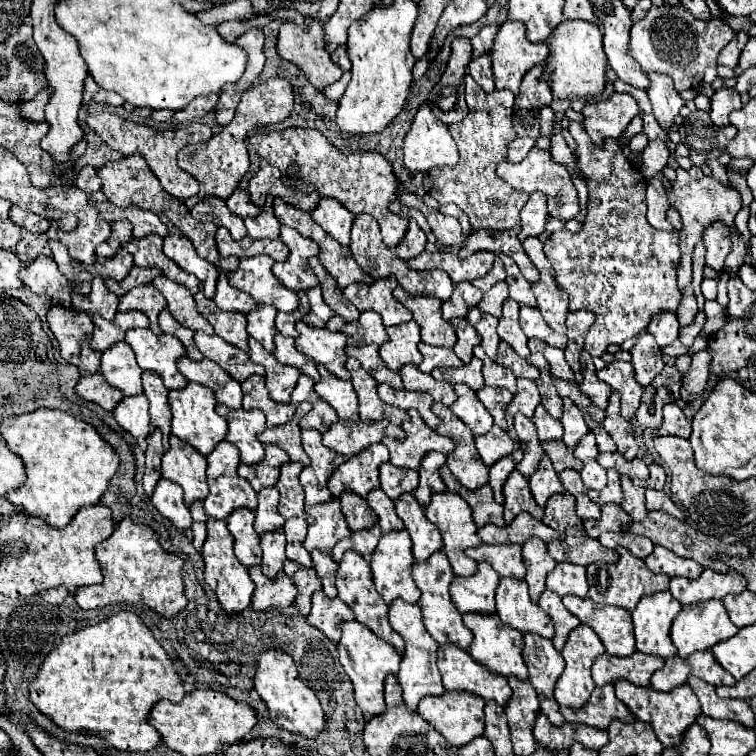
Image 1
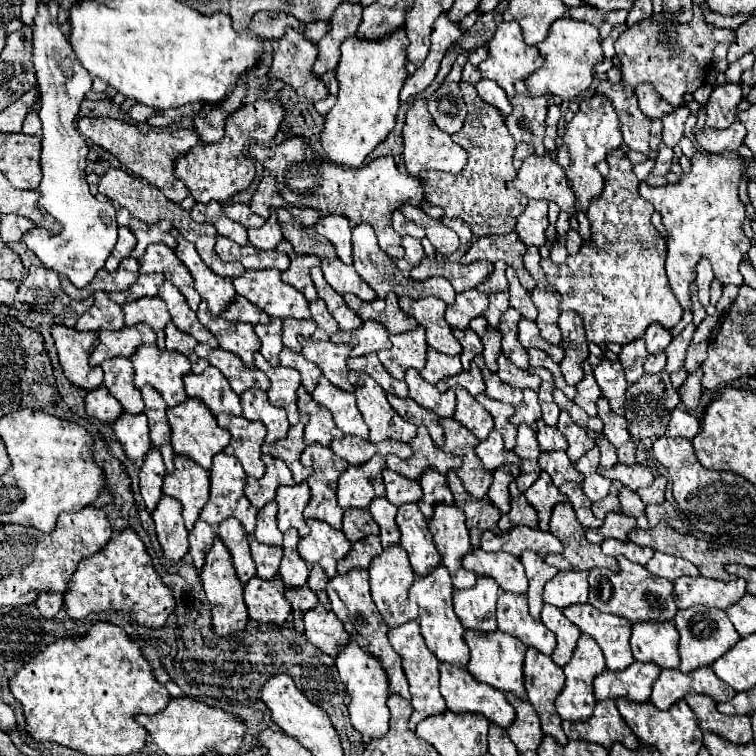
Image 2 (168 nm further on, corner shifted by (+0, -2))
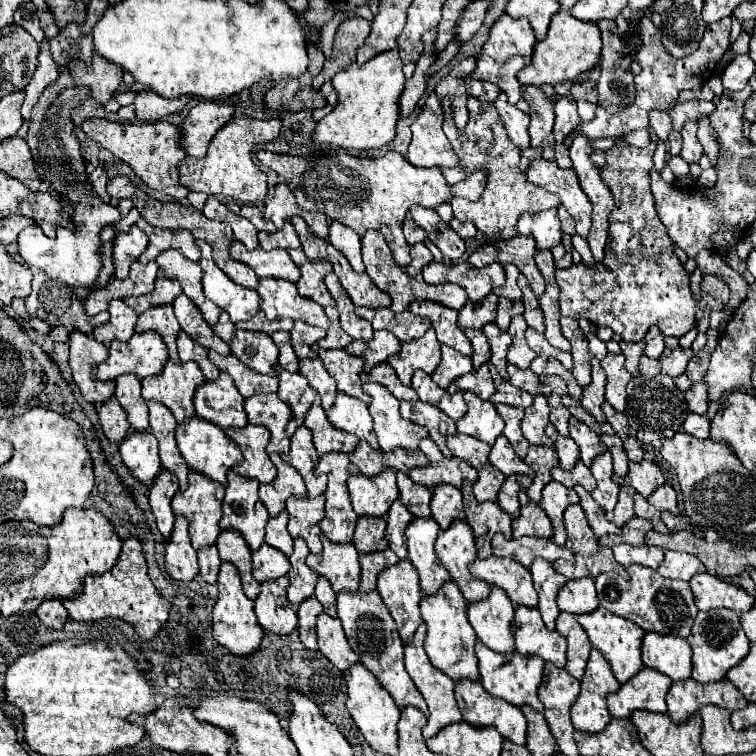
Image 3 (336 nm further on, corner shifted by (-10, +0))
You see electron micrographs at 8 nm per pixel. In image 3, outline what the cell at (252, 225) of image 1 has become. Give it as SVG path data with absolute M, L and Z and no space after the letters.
M286 221L286 225L280 231L276 231L276 233L258 233L258 241L260 241L260 247L264 251L272 251L272 249L300 249L302 247L290 221Z

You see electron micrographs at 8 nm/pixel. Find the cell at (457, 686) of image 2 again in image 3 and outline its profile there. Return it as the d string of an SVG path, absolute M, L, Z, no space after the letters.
M458 681L454 691L466 723L472 727L494 727L504 739L526 745L526 719L516 705L492 697L478 681Z

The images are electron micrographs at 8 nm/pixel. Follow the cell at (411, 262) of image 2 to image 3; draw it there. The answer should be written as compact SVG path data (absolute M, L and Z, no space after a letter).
M412 245L410 247L410 257L412 257L412 261L406 267L406 273L410 277L418 277L420 271L422 271L422 267L426 267L432 261L432 253L428 251L426 245Z

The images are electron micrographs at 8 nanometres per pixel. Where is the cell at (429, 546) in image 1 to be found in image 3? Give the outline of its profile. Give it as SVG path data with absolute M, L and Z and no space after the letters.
M416 517L412 525L406 529L406 547L408 547L408 559L416 567L420 575L420 589L424 595L434 595L438 589L450 581L448 571L436 561L434 553L434 541L440 533L440 527L436 521L420 519Z

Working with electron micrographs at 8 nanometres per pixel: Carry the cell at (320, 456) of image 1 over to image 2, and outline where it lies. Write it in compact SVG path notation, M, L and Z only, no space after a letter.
M312 443L304 449L300 457L302 465L312 467L314 473L308 477L310 485L310 503L304 509L304 517L314 517L330 523L340 529L342 523L342 507L336 503L336 483L340 473L346 469L344 461L338 459L328 447Z

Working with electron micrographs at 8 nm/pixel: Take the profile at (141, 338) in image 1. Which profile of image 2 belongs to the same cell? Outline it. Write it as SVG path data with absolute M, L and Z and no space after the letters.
M144 343L130 357L130 361L136 371L134 385L138 389L144 383L150 383L164 397L168 407L188 399L182 377L190 373L190 361L178 351L160 351L156 343Z

